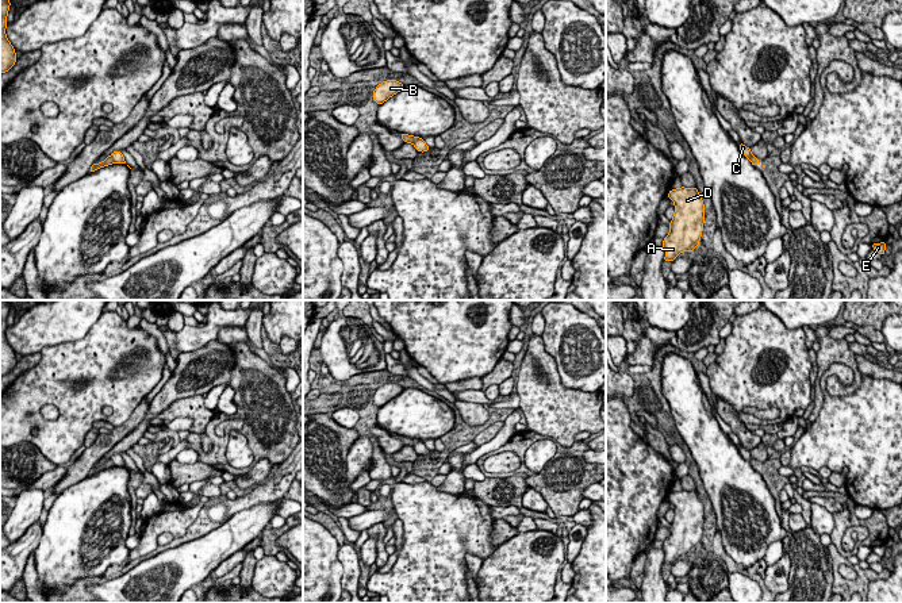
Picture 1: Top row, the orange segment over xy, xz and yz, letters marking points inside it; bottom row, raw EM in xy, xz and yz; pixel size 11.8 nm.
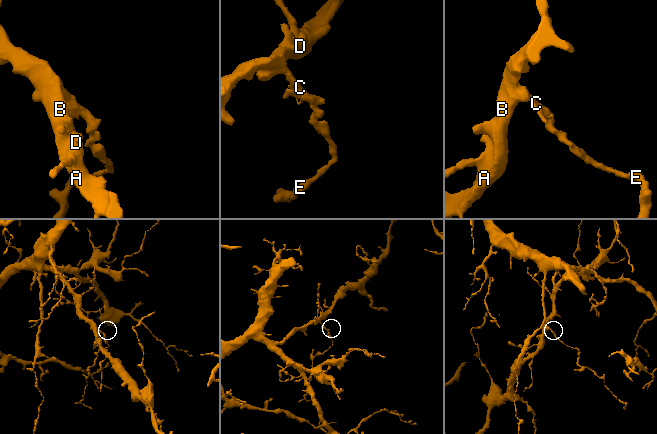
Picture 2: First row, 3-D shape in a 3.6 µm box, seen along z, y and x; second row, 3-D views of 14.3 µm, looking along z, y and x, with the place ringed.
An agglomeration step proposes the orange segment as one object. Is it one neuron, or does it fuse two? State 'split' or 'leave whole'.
leave whole

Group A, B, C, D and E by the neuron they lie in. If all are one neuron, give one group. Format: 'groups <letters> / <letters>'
groups A B C D E

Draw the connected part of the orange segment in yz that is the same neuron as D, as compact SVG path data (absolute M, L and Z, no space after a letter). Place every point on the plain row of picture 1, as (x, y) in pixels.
M684 489L671 492L668 500L675 506L675 516L668 527L671 534L663 544L663 550L665 553L664 565L672 565L682 554L691 556L699 548L705 525L705 507L696 489L691 492Z

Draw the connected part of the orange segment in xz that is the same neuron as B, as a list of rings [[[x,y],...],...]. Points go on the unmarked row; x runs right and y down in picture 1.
[[[396,383],[383,384],[373,393],[373,403],[377,407],[383,407],[385,403],[388,403],[389,400],[392,400],[398,395],[400,395],[403,392],[403,389],[404,388],[402,385],[399,385],[399,384],[396,384]]]

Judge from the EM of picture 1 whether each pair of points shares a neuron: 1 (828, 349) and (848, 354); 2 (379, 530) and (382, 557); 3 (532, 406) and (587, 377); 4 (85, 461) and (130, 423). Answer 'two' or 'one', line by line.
1: one
2: one
3: two
4: one

